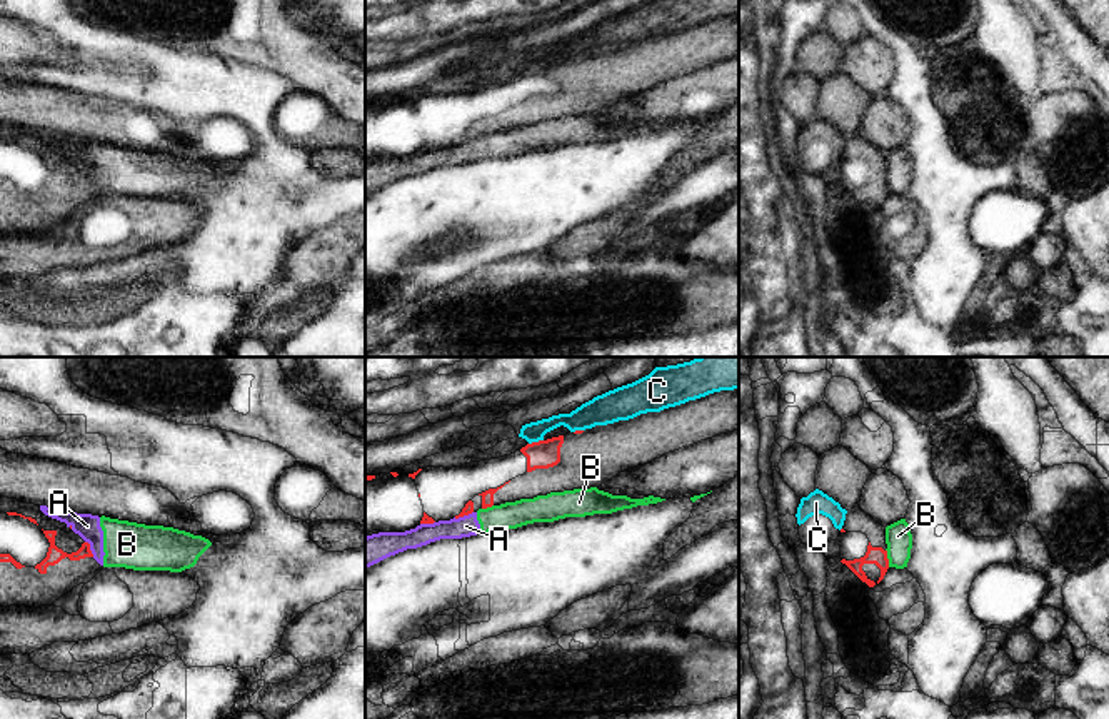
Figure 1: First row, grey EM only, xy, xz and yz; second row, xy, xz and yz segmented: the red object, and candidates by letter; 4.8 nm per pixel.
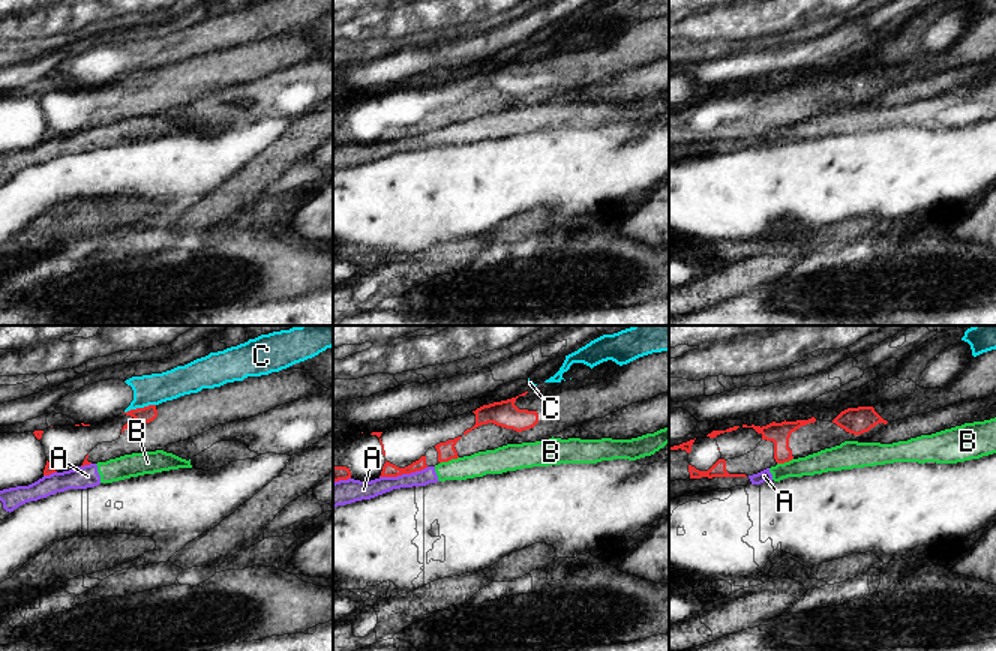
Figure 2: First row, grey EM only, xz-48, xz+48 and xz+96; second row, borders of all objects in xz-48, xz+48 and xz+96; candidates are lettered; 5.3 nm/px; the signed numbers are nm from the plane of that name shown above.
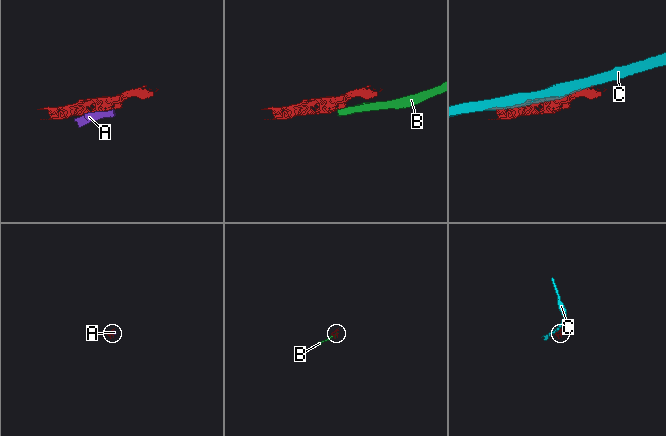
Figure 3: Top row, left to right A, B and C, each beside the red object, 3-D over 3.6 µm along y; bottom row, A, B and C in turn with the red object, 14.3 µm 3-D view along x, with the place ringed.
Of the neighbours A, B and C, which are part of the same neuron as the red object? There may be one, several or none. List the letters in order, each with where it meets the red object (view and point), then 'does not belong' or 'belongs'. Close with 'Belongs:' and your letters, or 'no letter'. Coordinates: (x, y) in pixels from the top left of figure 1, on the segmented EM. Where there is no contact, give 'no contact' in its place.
A: xy (89, 549) | does not belong
B: yz (886, 558) | does not belong
C: xz (536, 442) | does not belong
Belongs: no letter

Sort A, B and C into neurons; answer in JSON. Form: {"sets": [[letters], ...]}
{"sets": [["A", "B"], ["C"]]}

